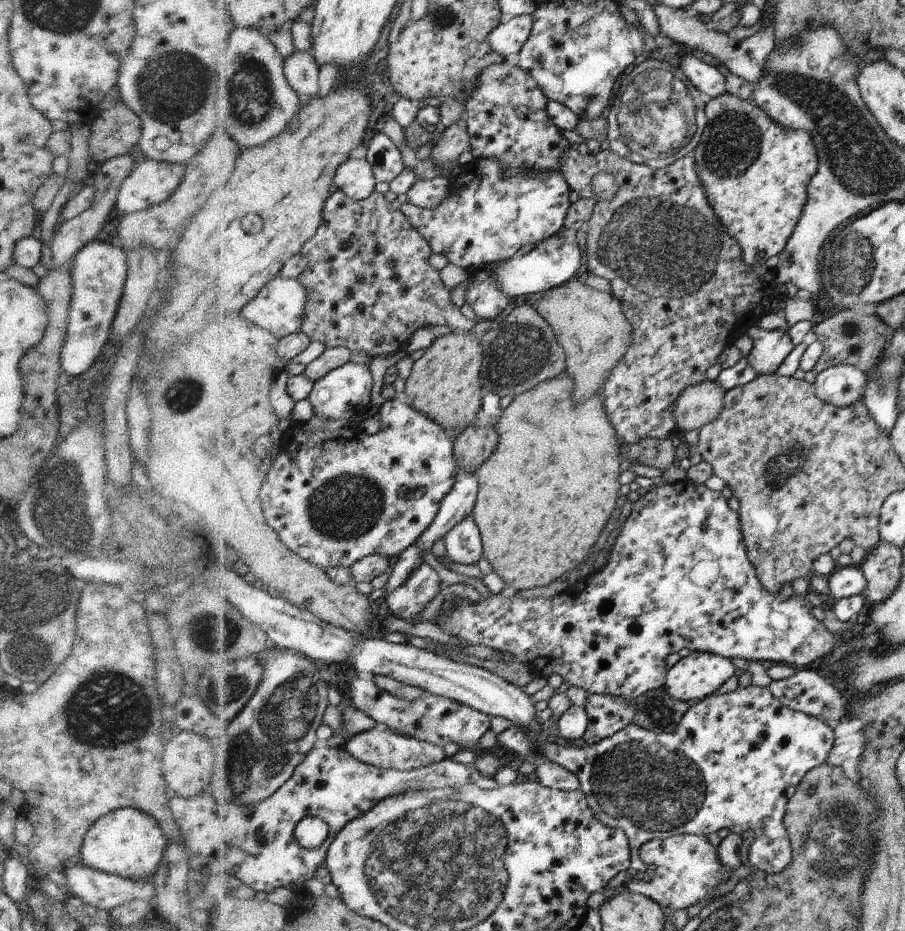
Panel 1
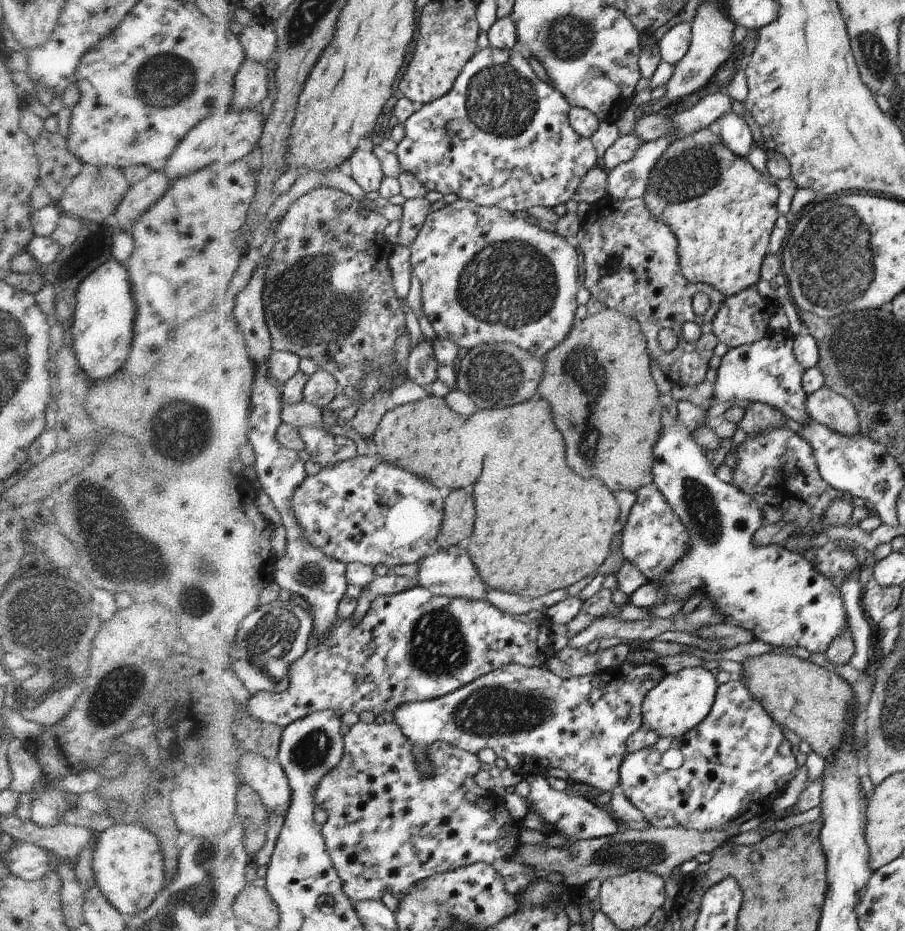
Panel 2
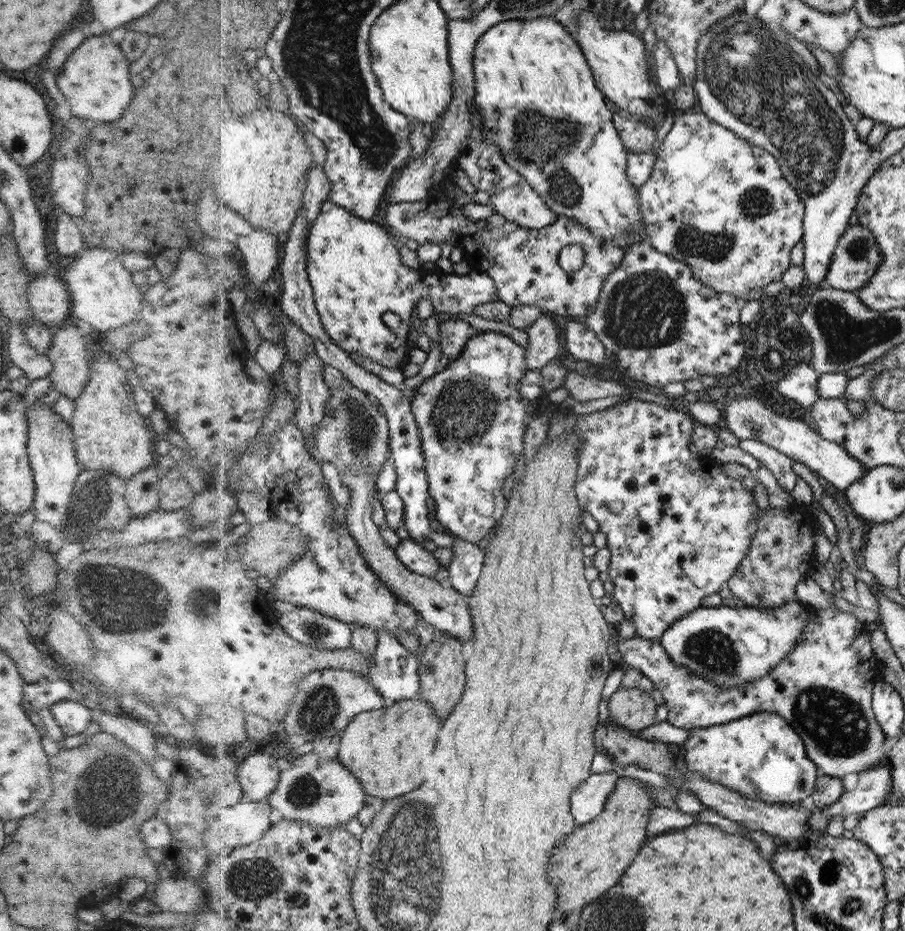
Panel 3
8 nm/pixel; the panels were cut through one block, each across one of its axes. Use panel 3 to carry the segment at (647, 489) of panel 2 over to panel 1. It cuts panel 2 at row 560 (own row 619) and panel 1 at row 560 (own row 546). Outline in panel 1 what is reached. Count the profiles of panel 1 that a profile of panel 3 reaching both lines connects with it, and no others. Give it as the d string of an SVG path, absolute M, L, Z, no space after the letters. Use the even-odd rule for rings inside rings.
M688 478L673 483L663 483L660 486L653 485L648 489L644 496L639 496L638 500L633 502L632 514L626 519L625 524L617 536L610 557L607 558L605 565L599 570L593 570L584 578L579 578L576 583L569 585L567 589L552 598L532 598L522 599L505 598L500 594L493 595L481 602L473 604L467 599L462 599L455 607L454 611L442 614L438 624L446 628L446 632L458 636L469 645L478 646L485 644L504 652L507 656L514 656L516 661L529 663L529 667L537 676L548 678L552 673L558 673L562 676L564 682L583 688L588 694L607 694L615 697L624 697L629 701L634 701L654 688L660 689L667 680L666 674L666 656L672 652L678 652L682 648L688 648L691 651L702 651L705 653L721 654L726 658L744 658L744 660L758 660L765 665L782 664L792 666L797 670L800 666L806 666L814 662L817 658L825 656L826 652L832 650L834 646L834 636L824 628L822 624L810 614L812 604L806 606L804 597L796 598L794 594L789 600L780 600L778 594L764 590L760 584L759 577L756 574L755 566L752 566L750 556L747 554L746 543L743 539L742 527L738 524L738 514L734 514L726 498L721 492L714 492L706 488L704 483L695 483Z

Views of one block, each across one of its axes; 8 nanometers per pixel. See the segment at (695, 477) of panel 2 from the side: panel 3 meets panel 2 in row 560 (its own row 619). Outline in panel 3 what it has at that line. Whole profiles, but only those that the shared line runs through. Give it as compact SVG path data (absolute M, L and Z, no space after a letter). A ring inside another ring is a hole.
M798 600L788 602L787 606L777 608L768 607L703 607L688 613L686 617L680 617L674 622L663 636L658 638L667 654L674 659L676 666L684 666L696 675L703 675L704 679L712 680L720 689L732 689L744 682L762 679L764 675L771 673L799 644L803 636L805 625L809 619L811 610L807 609Z

